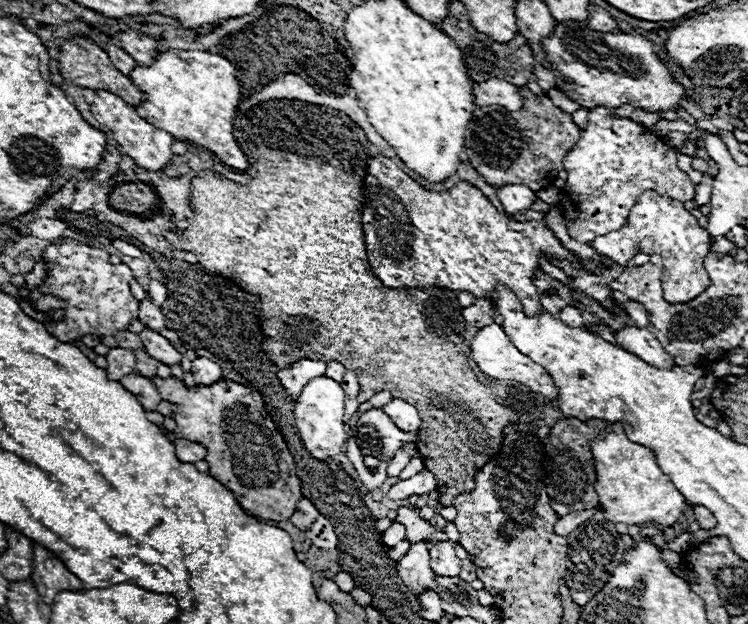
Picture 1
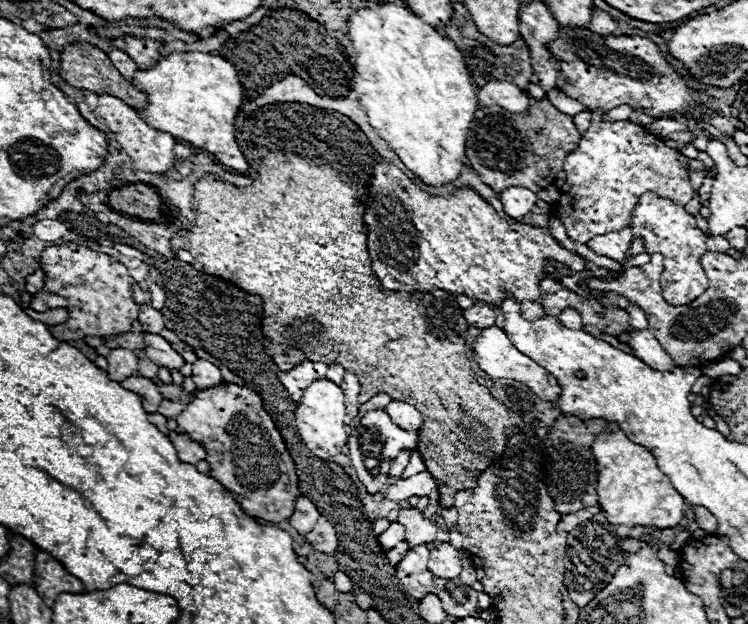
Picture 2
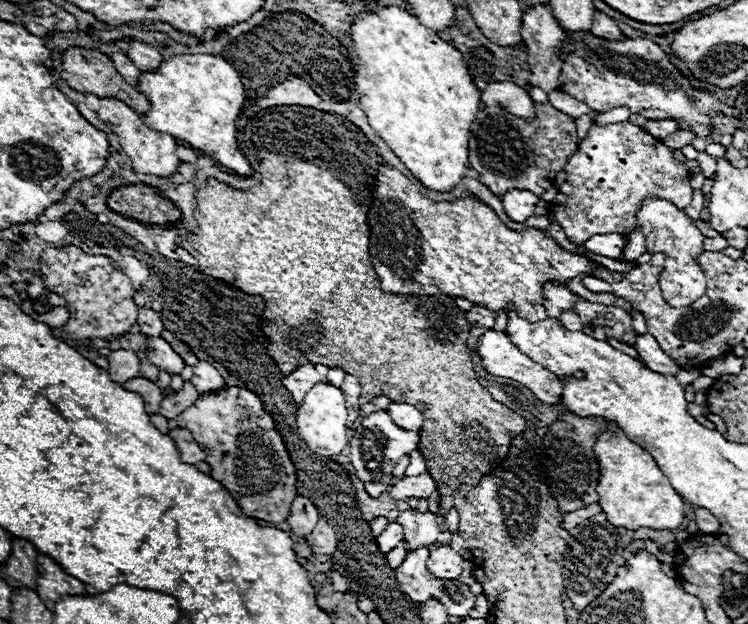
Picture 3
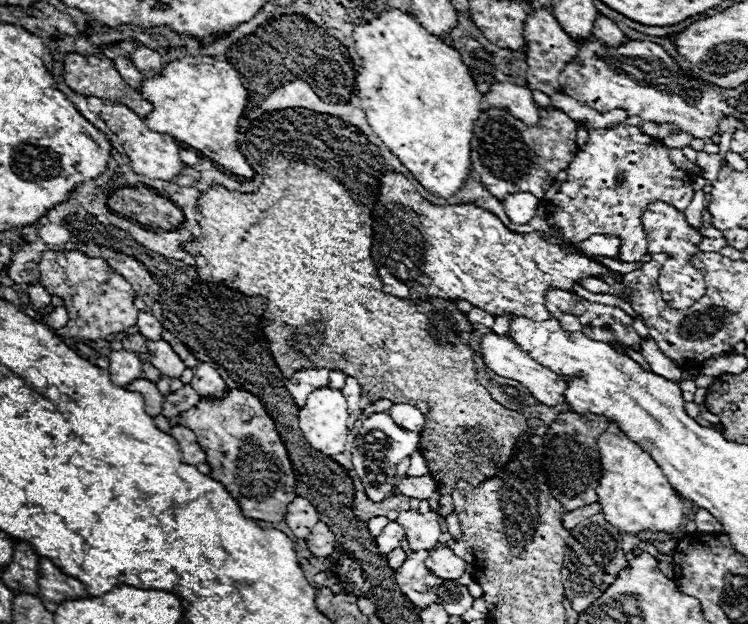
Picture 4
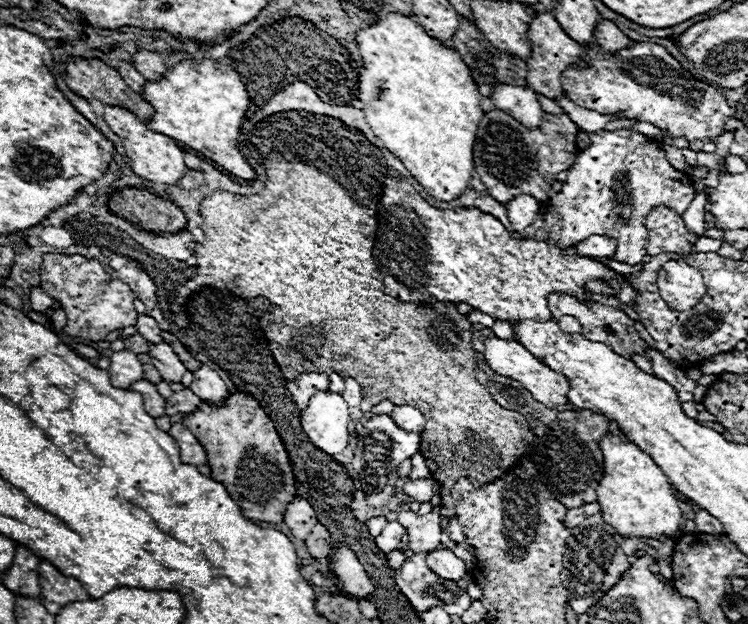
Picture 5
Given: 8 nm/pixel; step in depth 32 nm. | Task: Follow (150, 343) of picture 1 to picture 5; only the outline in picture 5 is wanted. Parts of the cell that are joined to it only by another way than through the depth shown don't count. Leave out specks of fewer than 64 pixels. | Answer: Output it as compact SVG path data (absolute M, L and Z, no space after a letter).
M158 342L158 344L150 344L150 358L152 364L156 366L156 370L160 372L160 376L168 382L180 382L186 366L182 364L182 360L174 354L172 346L166 342Z

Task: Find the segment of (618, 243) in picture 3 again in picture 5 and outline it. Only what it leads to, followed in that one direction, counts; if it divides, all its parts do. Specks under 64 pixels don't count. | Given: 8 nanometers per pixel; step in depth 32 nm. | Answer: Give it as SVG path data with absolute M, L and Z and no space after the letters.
M590 236L586 238L586 242L578 242L574 246L574 254L578 256L586 256L586 258L610 258L616 252L618 242L614 242L614 238L606 238L606 236Z

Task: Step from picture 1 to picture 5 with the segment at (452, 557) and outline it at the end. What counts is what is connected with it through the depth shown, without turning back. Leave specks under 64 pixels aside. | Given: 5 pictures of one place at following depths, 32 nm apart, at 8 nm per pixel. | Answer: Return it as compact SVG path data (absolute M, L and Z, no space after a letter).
M448 548L432 550L426 558L426 564L430 566L430 570L434 570L436 576L446 578L446 580L460 580L466 574L464 562L456 558L454 552Z

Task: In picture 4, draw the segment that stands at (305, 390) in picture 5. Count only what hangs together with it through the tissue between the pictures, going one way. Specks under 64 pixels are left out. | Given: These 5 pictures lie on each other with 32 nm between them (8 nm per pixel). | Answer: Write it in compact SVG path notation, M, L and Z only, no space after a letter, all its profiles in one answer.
M302 368L284 380L284 386L288 388L298 406L306 402L306 396L310 394L310 390L314 390L314 386L326 386L326 384L328 384L326 368Z

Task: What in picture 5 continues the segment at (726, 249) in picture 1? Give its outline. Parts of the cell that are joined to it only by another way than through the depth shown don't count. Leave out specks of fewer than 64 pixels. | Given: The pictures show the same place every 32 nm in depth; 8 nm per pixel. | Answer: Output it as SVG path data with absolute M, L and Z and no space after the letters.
M702 236L696 244L694 244L694 252L718 252L722 246L722 240L712 240Z

